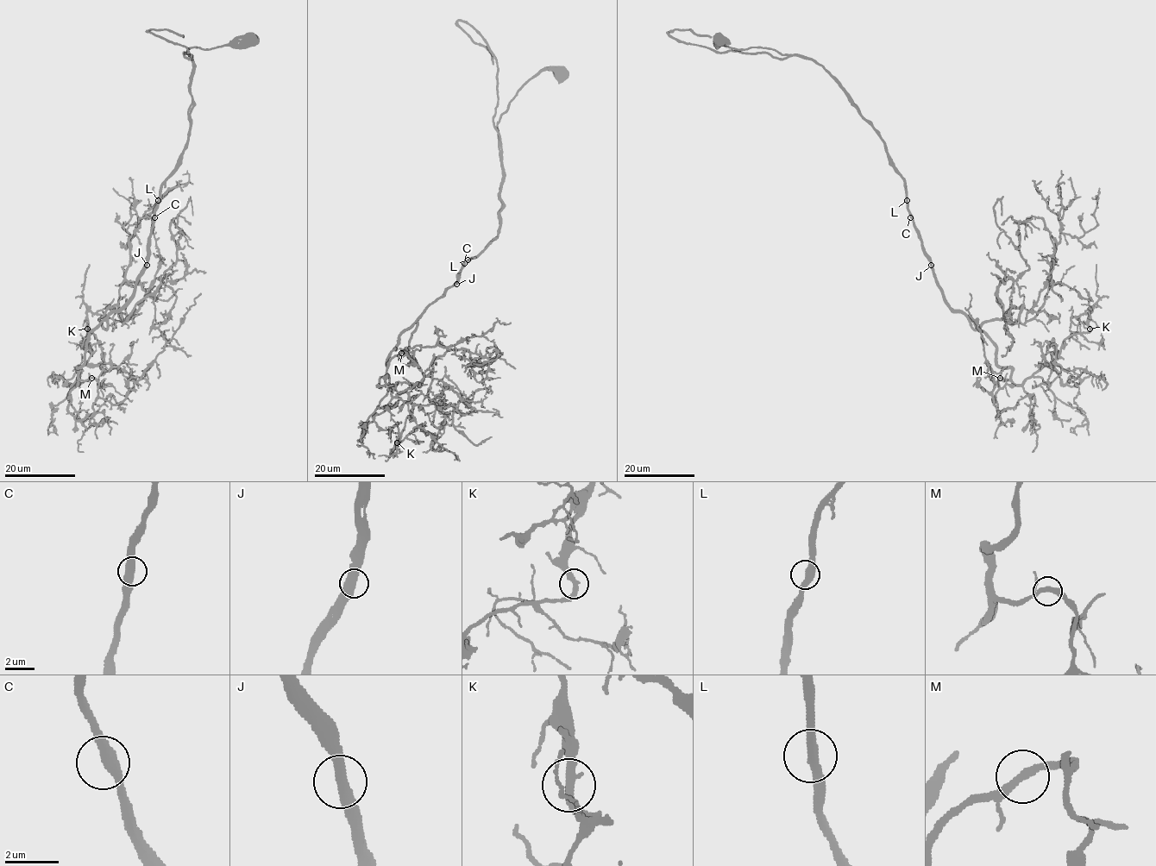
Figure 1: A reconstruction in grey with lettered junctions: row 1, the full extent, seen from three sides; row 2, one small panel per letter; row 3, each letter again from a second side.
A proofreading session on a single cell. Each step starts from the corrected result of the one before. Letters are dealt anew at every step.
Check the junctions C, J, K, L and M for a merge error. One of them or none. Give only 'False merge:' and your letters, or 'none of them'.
False merge: none of them

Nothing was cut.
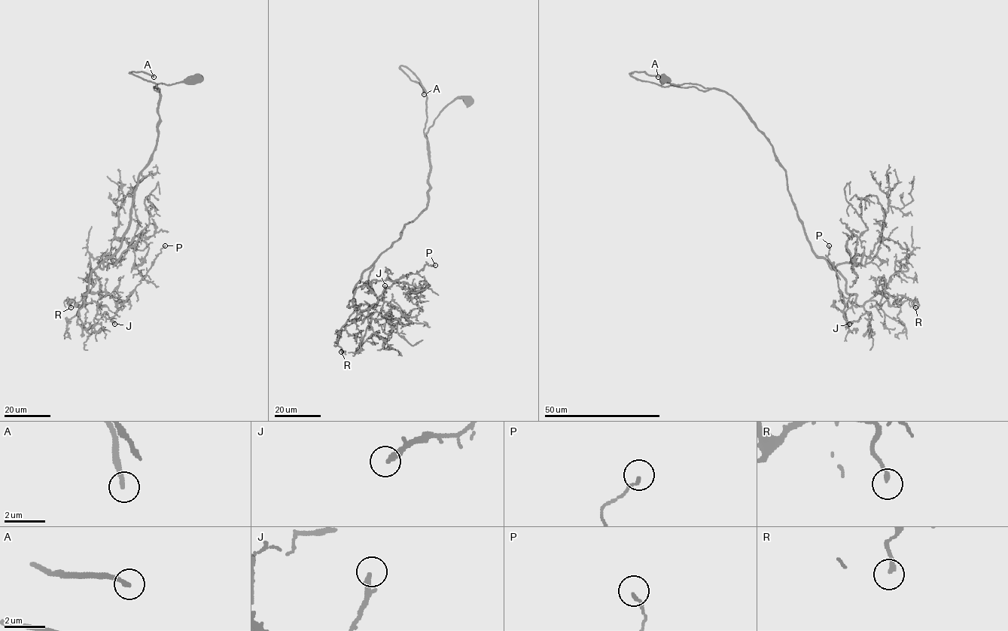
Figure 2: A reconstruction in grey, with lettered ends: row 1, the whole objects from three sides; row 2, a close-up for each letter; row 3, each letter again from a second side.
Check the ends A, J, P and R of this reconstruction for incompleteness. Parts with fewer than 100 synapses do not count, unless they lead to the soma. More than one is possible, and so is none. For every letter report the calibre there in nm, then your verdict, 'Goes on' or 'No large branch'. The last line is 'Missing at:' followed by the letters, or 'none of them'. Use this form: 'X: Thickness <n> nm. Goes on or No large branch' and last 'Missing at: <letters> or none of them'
A: Thickness 220 nm. Goes on
J: Thickness 240 nm. No large branch
P: Thickness 130 nm. No large branch
R: Thickness 200 nm. No large branch
Missing at: A

